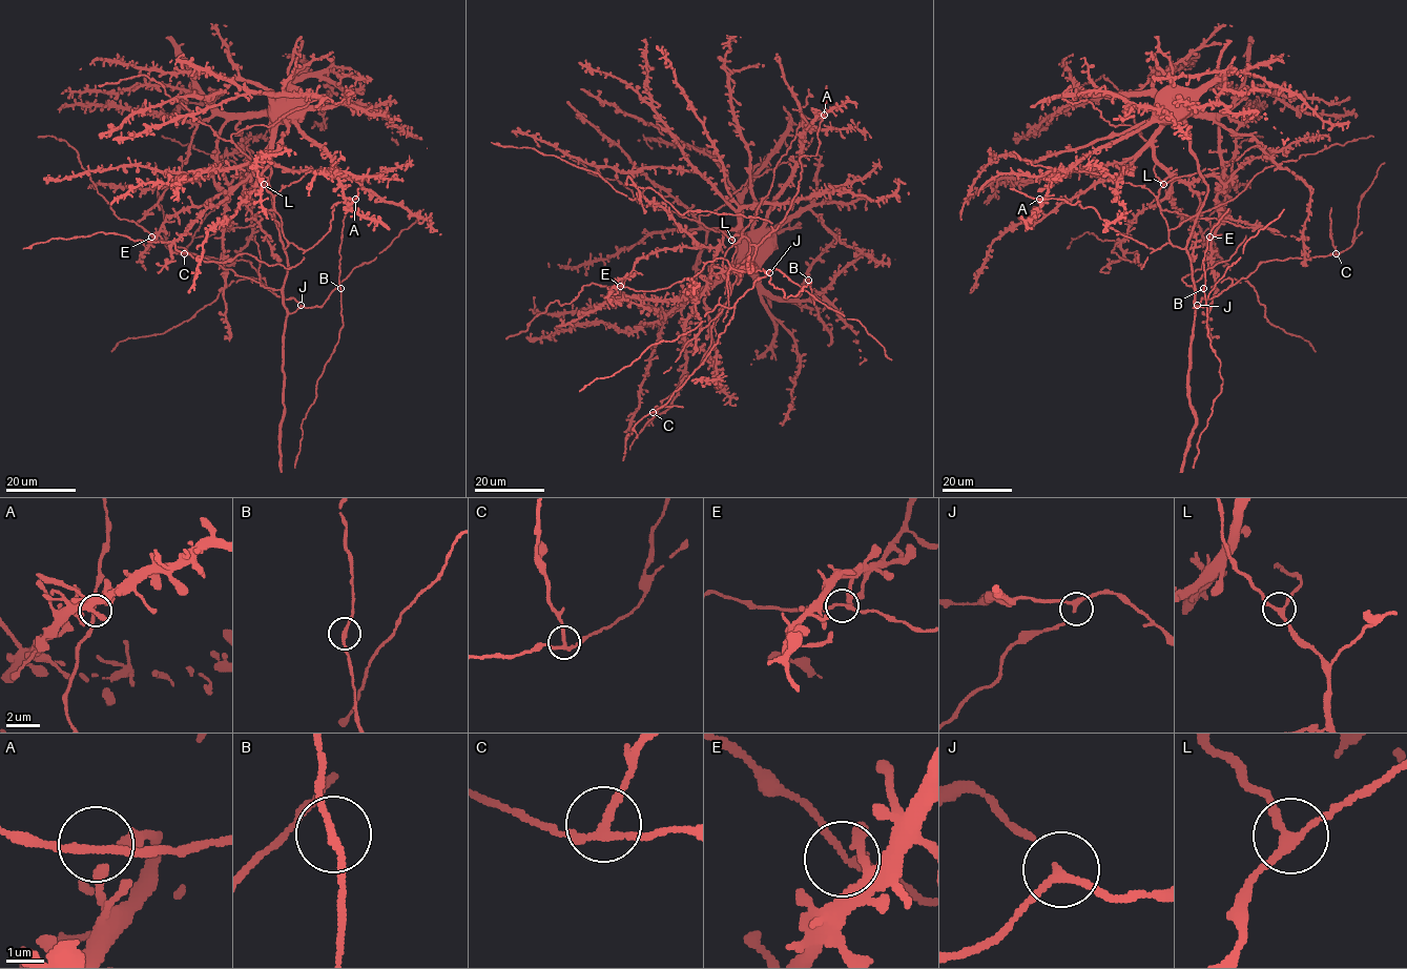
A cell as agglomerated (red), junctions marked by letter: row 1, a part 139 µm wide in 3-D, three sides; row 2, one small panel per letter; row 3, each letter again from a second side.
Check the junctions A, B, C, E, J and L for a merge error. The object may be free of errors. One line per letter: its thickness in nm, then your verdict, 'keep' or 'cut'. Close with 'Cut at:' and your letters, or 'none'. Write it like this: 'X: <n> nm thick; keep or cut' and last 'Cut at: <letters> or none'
A: 170 nm thick; keep
B: 170 nm thick; keep
C: 170 nm thick; cut
E: 170 nm thick; keep
J: 170 nm thick; keep
L: 200 nm thick; keep
Cut at: C

